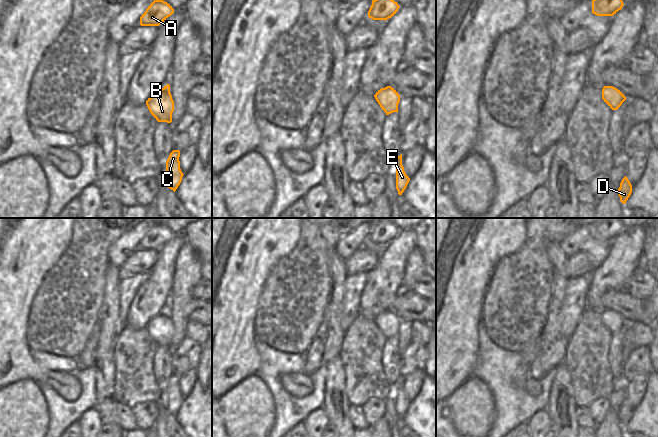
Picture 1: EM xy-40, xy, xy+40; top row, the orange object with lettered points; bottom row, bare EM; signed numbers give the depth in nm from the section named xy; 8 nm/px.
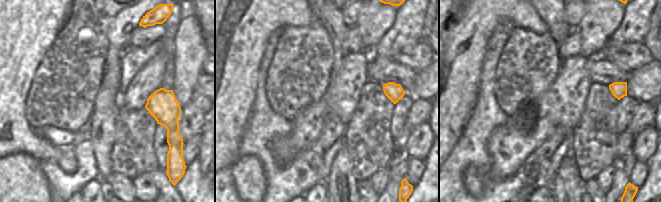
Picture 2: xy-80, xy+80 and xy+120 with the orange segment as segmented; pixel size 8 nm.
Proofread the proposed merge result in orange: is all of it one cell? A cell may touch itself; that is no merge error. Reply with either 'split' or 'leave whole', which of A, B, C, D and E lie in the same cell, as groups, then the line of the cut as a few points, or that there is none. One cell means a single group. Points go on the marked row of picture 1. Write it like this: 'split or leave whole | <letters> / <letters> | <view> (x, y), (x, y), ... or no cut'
leave whole | A B C D E | no cut

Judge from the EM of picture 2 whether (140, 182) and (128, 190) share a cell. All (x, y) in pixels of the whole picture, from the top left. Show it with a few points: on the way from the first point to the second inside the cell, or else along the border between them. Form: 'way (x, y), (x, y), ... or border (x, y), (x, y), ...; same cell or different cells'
border (132, 180), (135, 191); different cells

